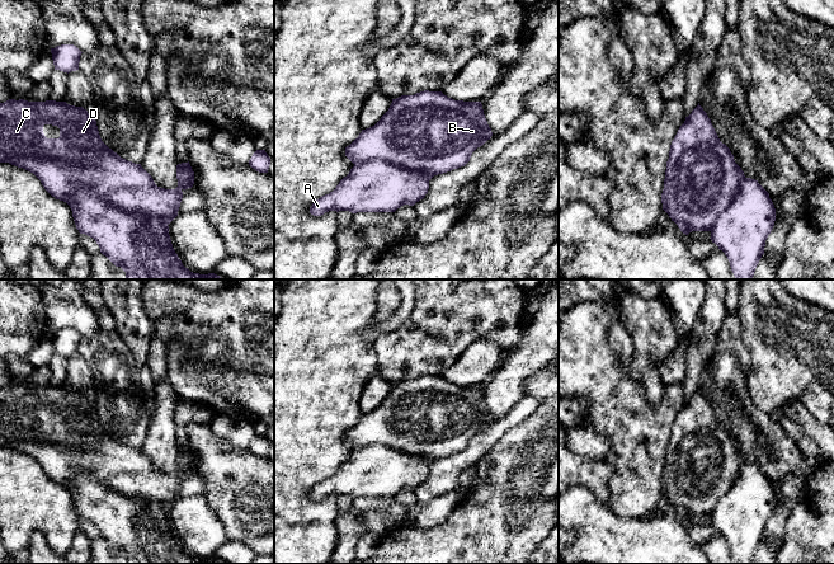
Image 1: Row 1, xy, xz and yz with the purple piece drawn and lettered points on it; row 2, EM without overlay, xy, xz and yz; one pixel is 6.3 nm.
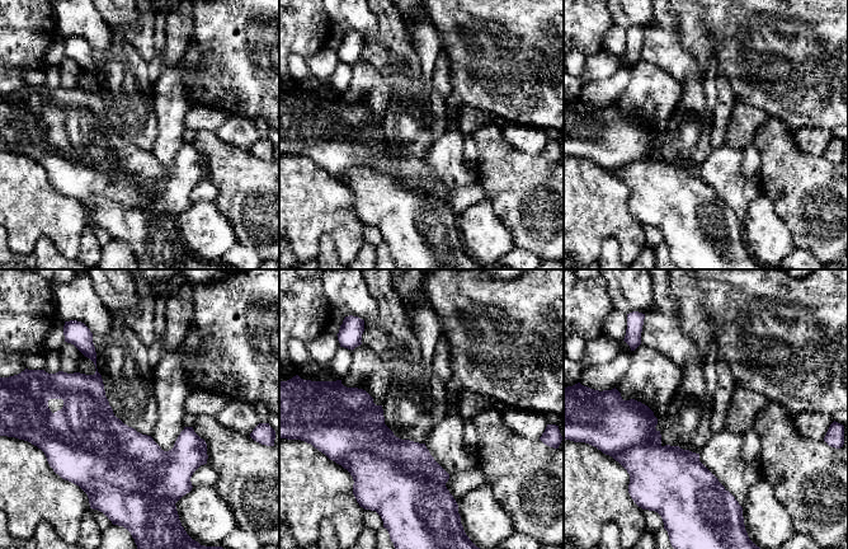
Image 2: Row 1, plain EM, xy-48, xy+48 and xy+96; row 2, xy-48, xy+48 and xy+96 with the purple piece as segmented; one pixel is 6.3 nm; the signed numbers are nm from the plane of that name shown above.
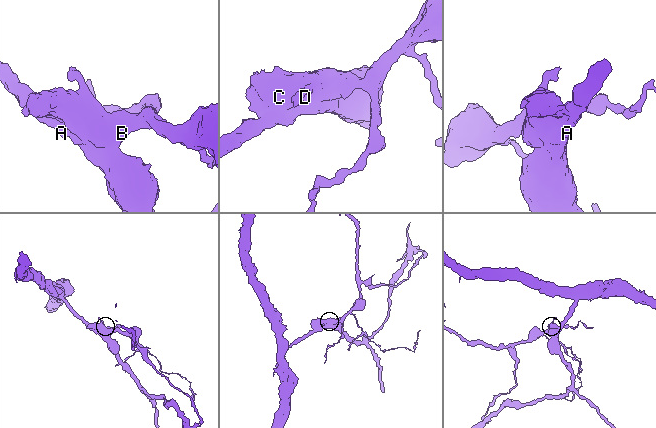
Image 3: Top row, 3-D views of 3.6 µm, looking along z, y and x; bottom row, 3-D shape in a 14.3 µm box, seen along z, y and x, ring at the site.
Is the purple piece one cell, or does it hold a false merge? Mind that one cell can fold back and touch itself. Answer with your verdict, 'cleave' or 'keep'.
cleave

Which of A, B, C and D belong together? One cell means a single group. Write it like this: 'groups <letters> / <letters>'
groups A / B C D

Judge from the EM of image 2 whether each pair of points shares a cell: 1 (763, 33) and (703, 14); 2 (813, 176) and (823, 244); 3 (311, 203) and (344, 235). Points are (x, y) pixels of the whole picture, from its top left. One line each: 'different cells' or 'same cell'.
1: same cell
2: same cell
3: same cell

